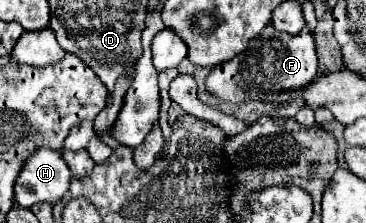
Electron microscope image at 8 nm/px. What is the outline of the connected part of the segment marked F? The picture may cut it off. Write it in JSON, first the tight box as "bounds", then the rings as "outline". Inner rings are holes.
{"bounds":[206,24,318,104],"outline":[[[272,24],[262,30],[258,38],[250,42],[246,52],[238,54],[234,60],[218,64],[206,78],[208,92],[224,104],[242,104],[260,100],[262,94],[274,94],[280,90],[294,90],[308,86],[316,78],[318,56],[314,36],[302,30],[298,36],[278,32]]]}

